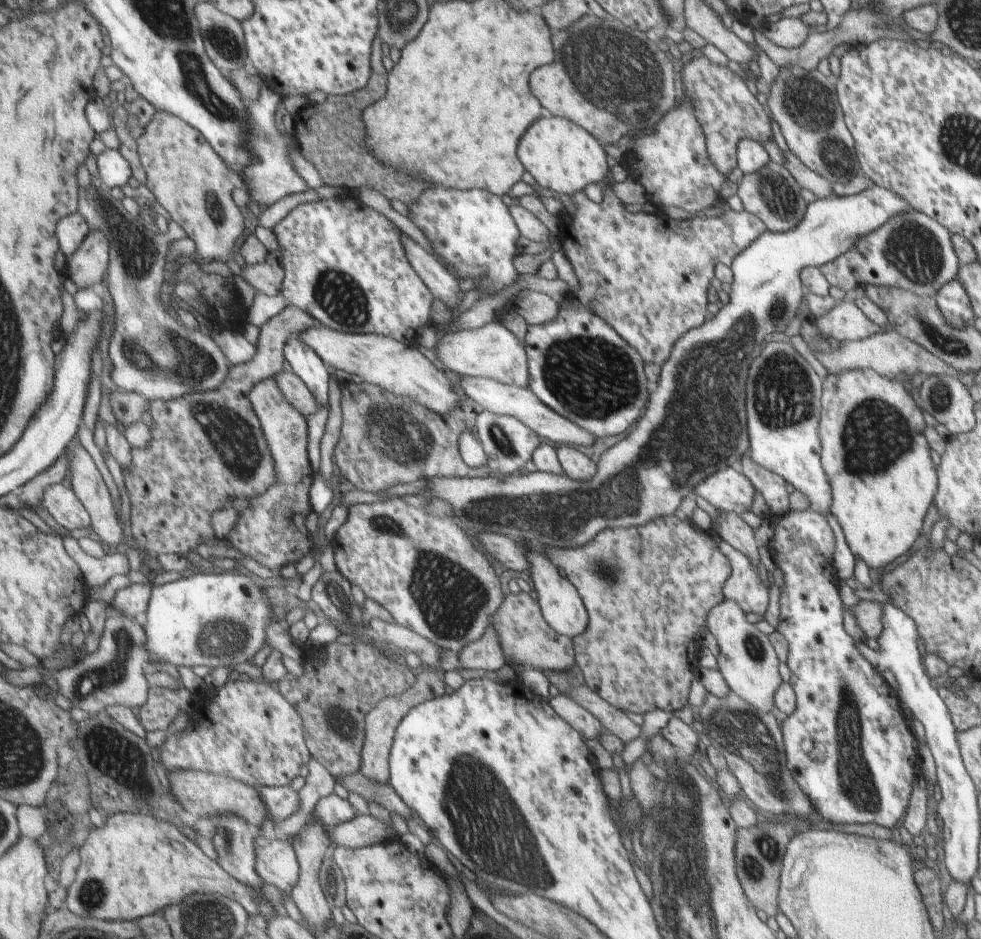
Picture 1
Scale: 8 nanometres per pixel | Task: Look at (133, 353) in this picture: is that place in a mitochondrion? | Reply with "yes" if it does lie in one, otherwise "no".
yes

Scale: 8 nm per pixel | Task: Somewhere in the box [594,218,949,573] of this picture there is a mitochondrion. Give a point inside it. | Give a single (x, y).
(875, 435)

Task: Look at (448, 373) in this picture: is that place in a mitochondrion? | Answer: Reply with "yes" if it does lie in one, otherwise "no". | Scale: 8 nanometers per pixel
no

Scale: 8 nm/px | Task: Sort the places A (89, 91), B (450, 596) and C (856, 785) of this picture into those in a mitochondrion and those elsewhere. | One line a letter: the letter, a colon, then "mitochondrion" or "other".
A: other
B: mitochondrion
C: mitochondrion

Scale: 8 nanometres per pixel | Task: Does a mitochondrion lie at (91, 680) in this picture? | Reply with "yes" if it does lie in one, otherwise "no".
yes

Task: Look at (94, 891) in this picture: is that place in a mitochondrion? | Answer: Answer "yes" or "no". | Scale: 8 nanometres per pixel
yes

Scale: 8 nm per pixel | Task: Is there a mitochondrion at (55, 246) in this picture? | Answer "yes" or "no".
no

